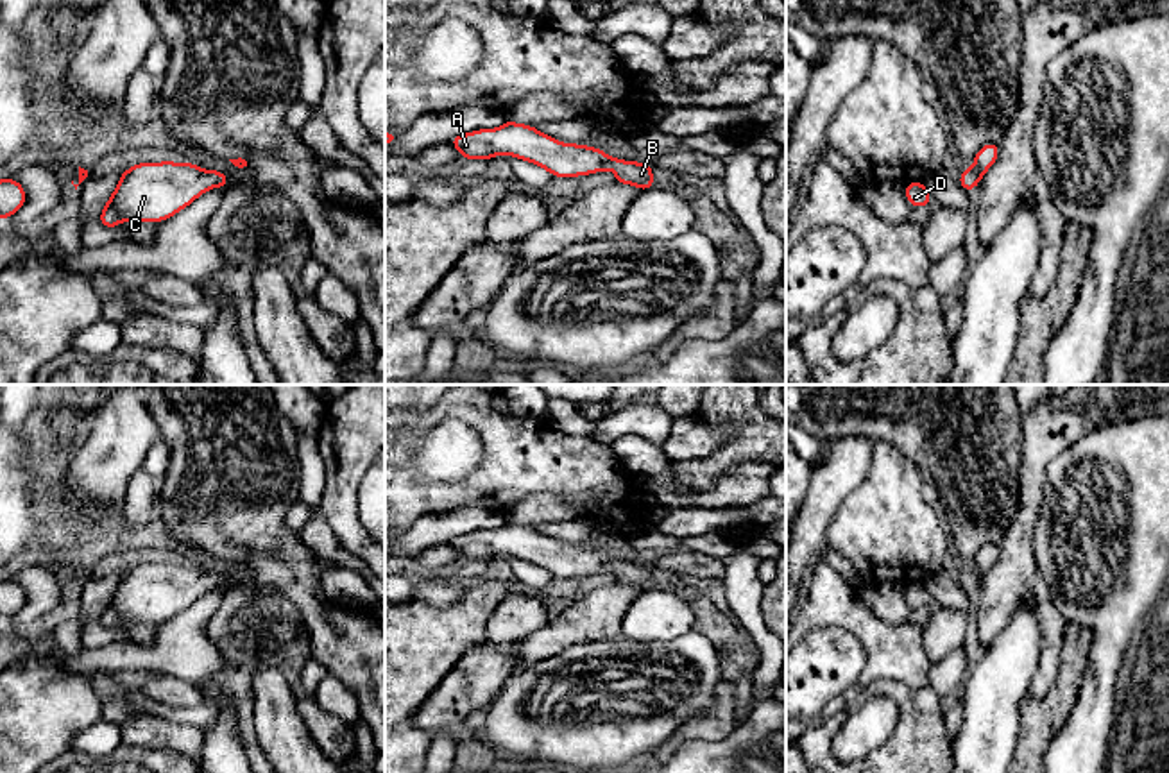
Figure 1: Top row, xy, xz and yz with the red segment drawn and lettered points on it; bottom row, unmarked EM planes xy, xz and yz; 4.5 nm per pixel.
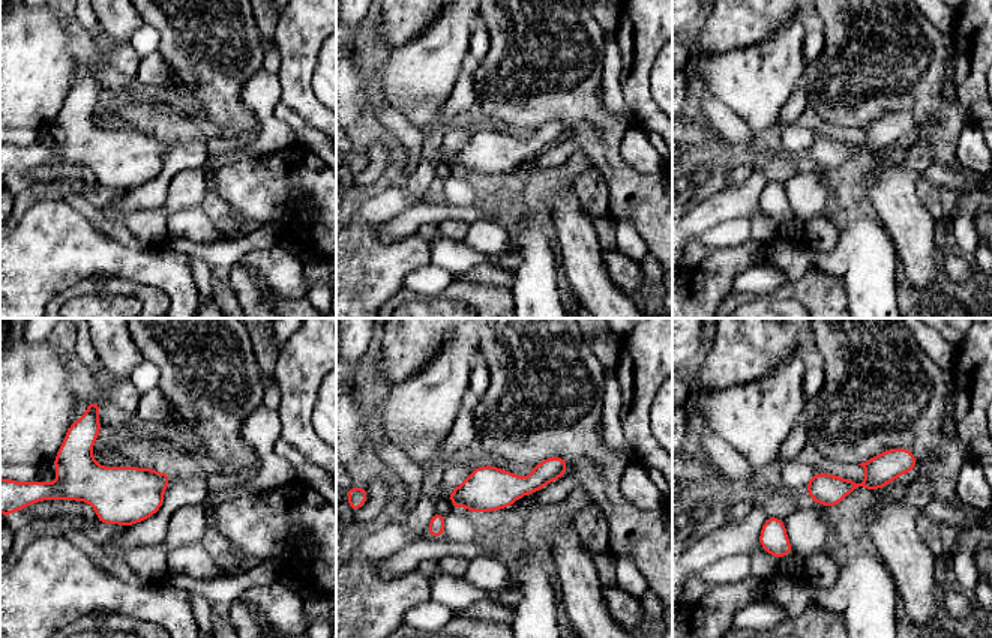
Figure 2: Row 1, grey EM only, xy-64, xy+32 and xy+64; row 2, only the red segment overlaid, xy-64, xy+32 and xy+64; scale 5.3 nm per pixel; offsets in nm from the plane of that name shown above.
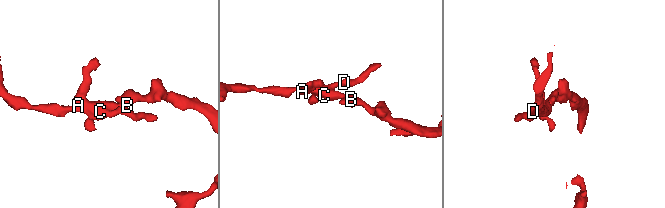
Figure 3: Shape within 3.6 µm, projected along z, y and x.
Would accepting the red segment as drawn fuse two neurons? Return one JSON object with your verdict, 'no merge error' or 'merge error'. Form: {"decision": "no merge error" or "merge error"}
{"decision": "no merge error"}

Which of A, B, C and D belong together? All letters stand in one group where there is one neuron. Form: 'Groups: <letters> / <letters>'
Groups: A B C D

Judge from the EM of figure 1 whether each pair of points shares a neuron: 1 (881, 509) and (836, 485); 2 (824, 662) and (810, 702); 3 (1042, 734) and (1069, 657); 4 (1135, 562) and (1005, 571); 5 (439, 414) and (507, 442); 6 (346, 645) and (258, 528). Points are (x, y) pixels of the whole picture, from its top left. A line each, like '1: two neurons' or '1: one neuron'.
1: two neurons
2: one neuron
3: one neuron
4: two neurons
5: one neuron
6: one neuron

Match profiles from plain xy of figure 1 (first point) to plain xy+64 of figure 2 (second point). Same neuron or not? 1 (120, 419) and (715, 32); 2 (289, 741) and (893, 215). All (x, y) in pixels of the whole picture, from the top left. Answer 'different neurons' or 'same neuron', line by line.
1: different neurons
2: same neuron

